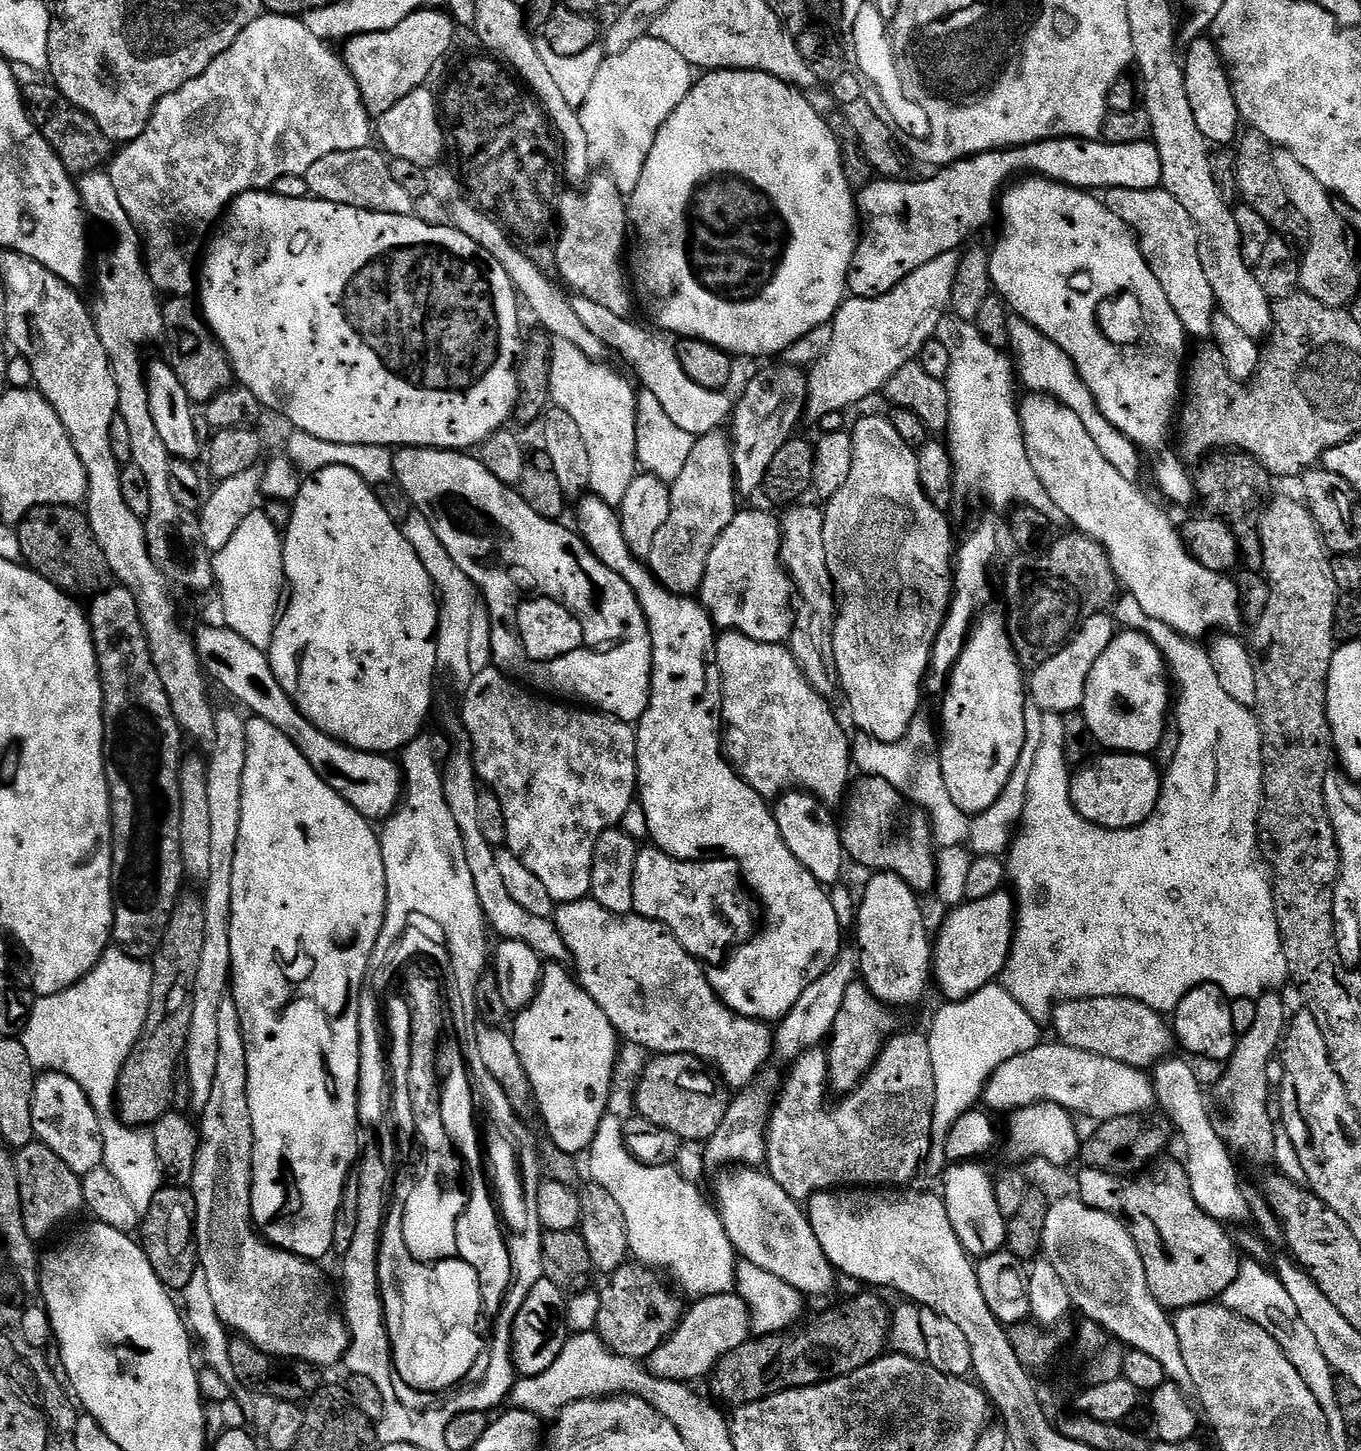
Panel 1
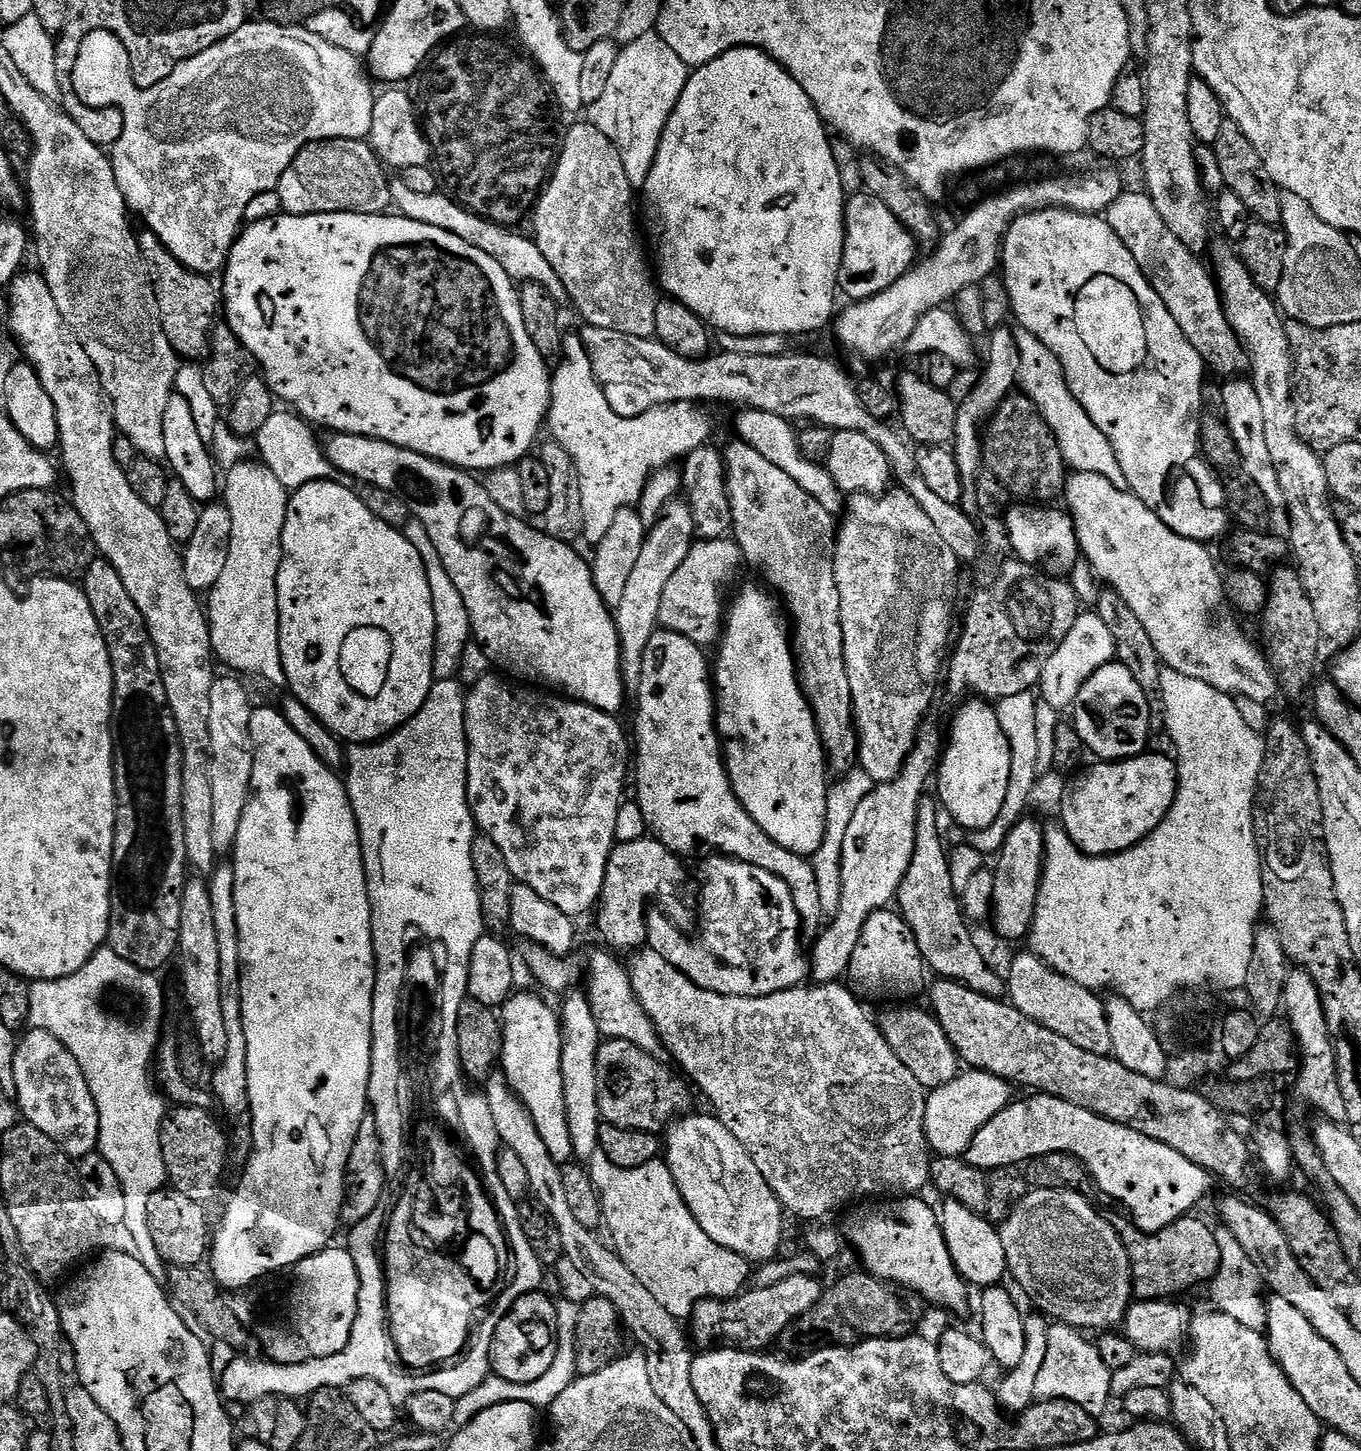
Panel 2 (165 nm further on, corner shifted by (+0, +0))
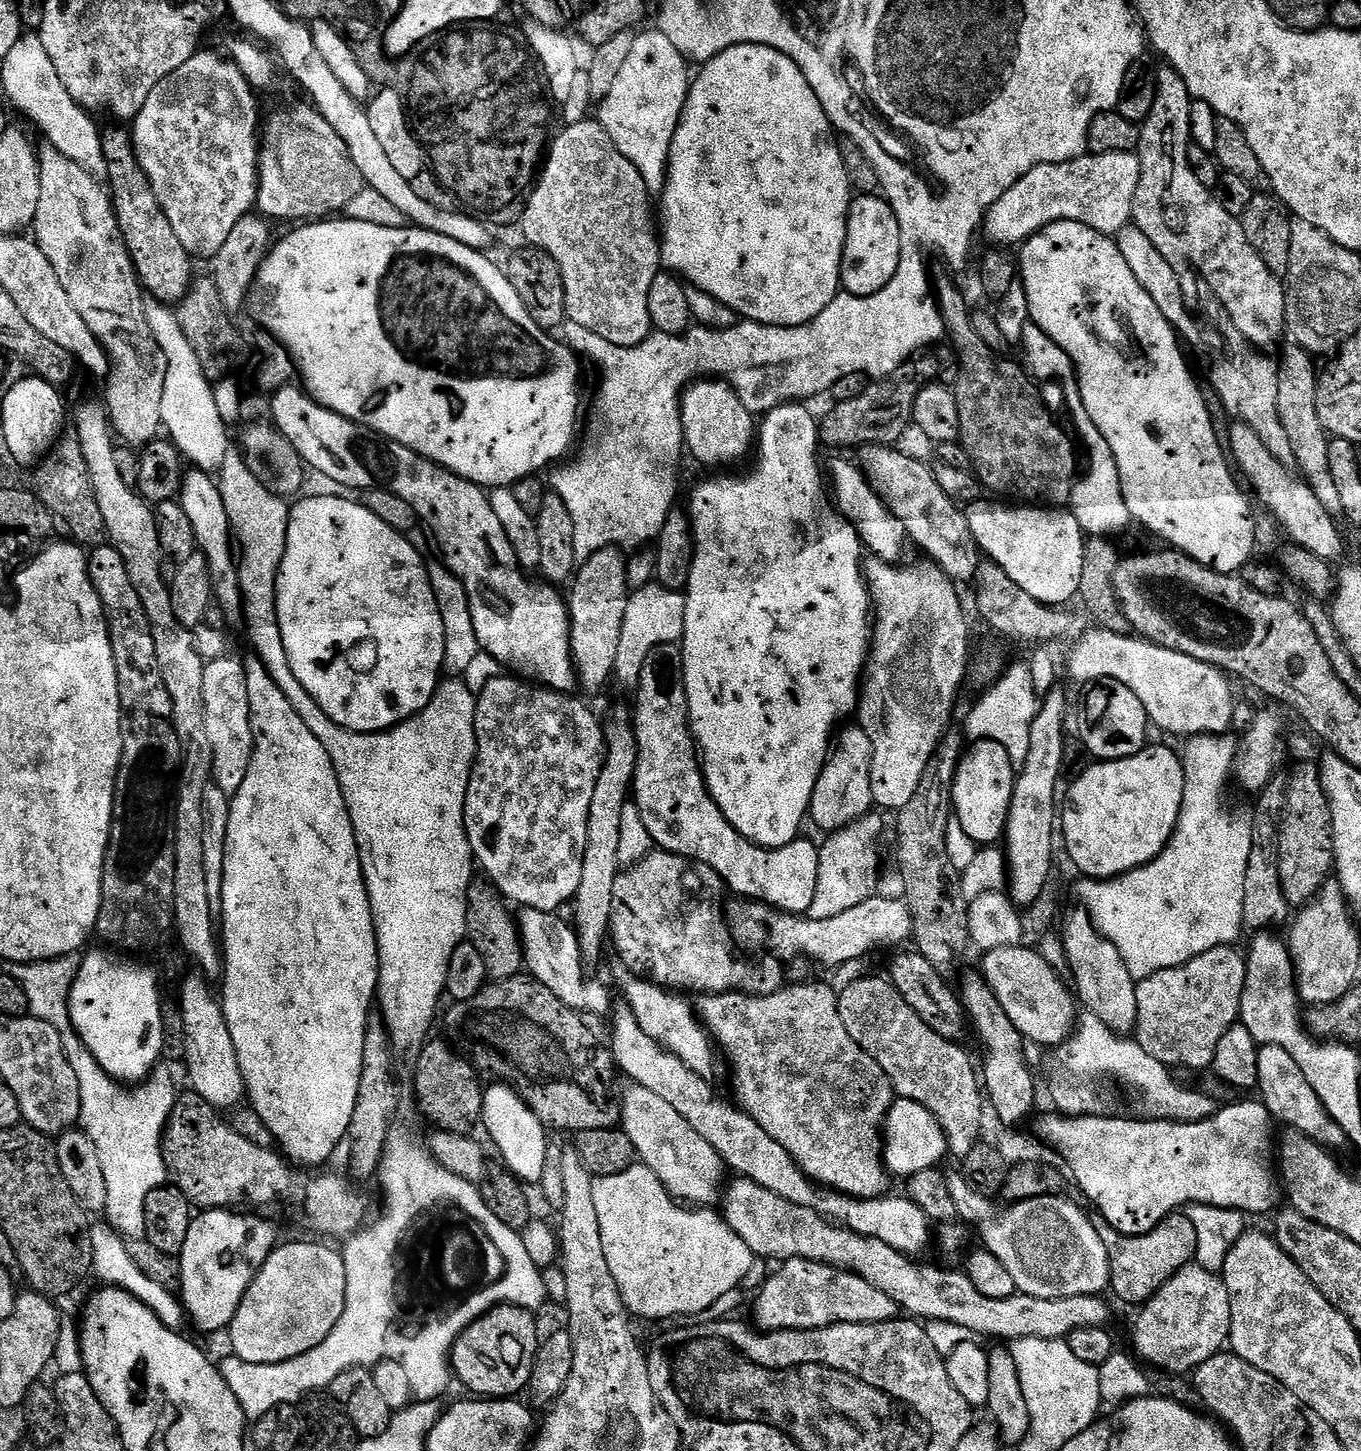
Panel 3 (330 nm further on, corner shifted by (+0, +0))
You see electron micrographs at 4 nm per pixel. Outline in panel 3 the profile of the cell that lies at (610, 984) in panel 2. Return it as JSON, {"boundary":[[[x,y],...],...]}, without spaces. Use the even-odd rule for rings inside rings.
{"boundary":[[[620,1006],[611,1013],[612,1044],[610,1051],[617,1069],[620,1068],[629,1076],[632,1084],[642,1086],[646,1090],[658,1094],[664,1099],[714,1150],[729,1169],[736,1171],[737,1177],[752,1180],[758,1186],[786,1198],[786,1202],[794,1202],[794,1206],[806,1206],[820,1216],[825,1216],[833,1224],[848,1228],[859,1236],[878,1238],[878,1242],[886,1242],[886,1246],[894,1246],[894,1250],[903,1252],[909,1258],[919,1257],[919,1252],[928,1248],[930,1242],[930,1221],[914,1202],[907,1198],[885,1194],[876,1200],[856,1200],[852,1196],[843,1196],[840,1192],[825,1190],[813,1182],[799,1166],[790,1158],[790,1154],[754,1118],[750,1118],[735,1103],[722,1100],[716,1096],[709,1081],[703,1076],[694,1074],[684,1062],[674,1054],[670,1054],[650,1034],[638,1026],[638,1020],[626,1006]]]}

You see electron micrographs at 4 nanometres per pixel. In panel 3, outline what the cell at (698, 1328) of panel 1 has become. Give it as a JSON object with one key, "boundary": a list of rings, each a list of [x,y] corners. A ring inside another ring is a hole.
{"boundary":[[[802,1258],[783,1261],[756,1296],[757,1329],[766,1332],[789,1332],[803,1328],[825,1328],[831,1324],[881,1324],[895,1320],[898,1306],[882,1290],[870,1286],[853,1272]]]}

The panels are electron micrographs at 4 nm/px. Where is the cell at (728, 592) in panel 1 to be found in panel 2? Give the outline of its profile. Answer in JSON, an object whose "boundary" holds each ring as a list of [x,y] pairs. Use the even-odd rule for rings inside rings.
{"boundary":[[[735,539],[700,540],[694,543],[685,562],[671,575],[662,594],[658,611],[659,627],[682,634],[701,646],[715,645],[722,635],[722,625],[726,620],[724,591],[735,578],[739,564],[742,564],[742,553]]]}

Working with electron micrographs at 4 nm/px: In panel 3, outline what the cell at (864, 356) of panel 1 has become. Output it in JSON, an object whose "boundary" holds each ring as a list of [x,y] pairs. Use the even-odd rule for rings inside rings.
{"boundary":[[[1136,152],[1122,154],[1085,154],[1061,164],[1034,166],[984,215],[982,236],[992,246],[1023,245],[1035,232],[1040,232],[1059,220],[1082,222],[1090,230],[1115,237],[1129,227],[1134,206],[1134,194],[1140,181],[1140,158]]]}

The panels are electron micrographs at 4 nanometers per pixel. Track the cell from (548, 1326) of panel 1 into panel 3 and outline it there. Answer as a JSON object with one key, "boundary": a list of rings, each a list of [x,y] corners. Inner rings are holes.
{"boundary":[[[501,1304],[498,1308],[491,1308],[488,1313],[482,1318],[478,1318],[473,1322],[473,1324],[468,1327],[467,1330],[457,1338],[456,1343],[452,1346],[452,1351],[450,1353],[450,1359],[452,1359],[452,1368],[456,1371],[456,1376],[461,1380],[462,1383],[465,1384],[466,1387],[469,1388],[469,1393],[475,1394],[480,1398],[512,1398],[517,1394],[516,1392],[524,1392],[528,1387],[528,1383],[530,1382],[530,1378],[532,1377],[532,1367],[534,1366],[534,1362],[536,1361],[536,1352],[540,1348],[542,1343],[542,1332],[539,1332],[536,1329],[536,1320],[531,1316],[530,1313],[527,1312],[527,1307],[517,1306],[516,1304]]]}

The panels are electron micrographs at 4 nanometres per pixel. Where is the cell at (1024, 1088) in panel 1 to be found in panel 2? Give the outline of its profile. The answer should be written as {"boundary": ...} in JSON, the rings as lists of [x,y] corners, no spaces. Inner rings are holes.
{"boundary":[[[964,1070],[946,1086],[931,1089],[927,1093],[924,1133],[928,1139],[929,1149],[937,1157],[959,1156],[967,1153],[970,1142],[974,1142],[974,1134],[1001,1112],[1014,1099],[1013,1085],[1007,1080],[998,1078],[989,1072]]]}

